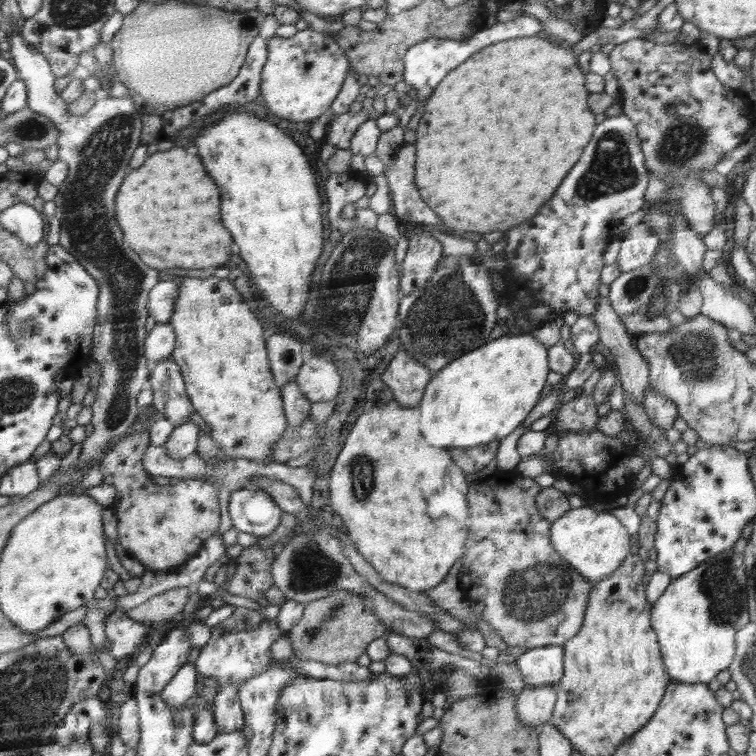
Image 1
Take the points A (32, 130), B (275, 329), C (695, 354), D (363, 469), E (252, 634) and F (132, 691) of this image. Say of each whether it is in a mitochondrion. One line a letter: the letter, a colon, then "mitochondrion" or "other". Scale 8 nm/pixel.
A: mitochondrion
B: other
C: mitochondrion
D: mitochondrion
E: other
F: other

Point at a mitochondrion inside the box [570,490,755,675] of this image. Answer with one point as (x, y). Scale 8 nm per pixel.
(721, 587)

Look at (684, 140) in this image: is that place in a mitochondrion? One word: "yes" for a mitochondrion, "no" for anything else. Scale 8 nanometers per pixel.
yes

